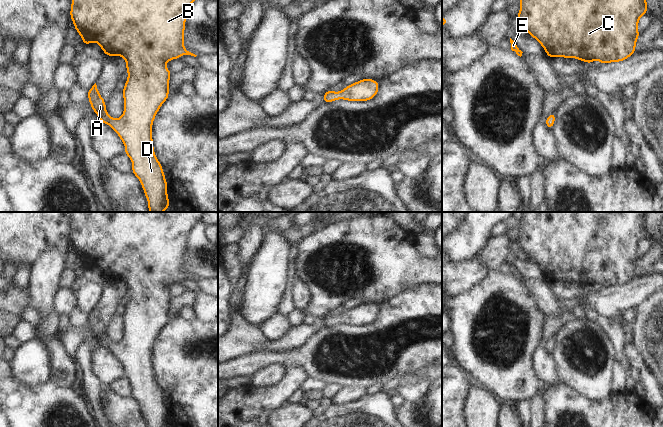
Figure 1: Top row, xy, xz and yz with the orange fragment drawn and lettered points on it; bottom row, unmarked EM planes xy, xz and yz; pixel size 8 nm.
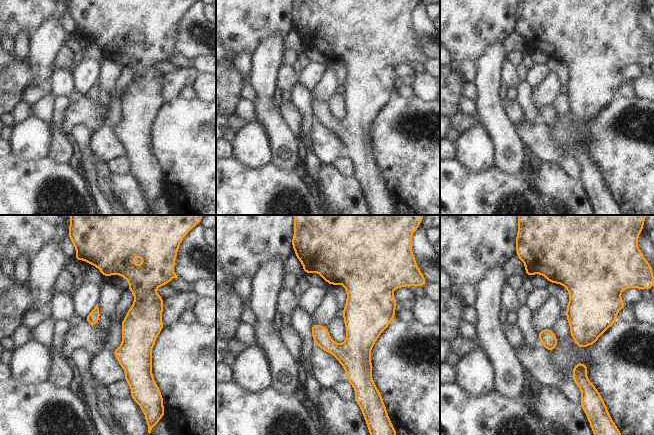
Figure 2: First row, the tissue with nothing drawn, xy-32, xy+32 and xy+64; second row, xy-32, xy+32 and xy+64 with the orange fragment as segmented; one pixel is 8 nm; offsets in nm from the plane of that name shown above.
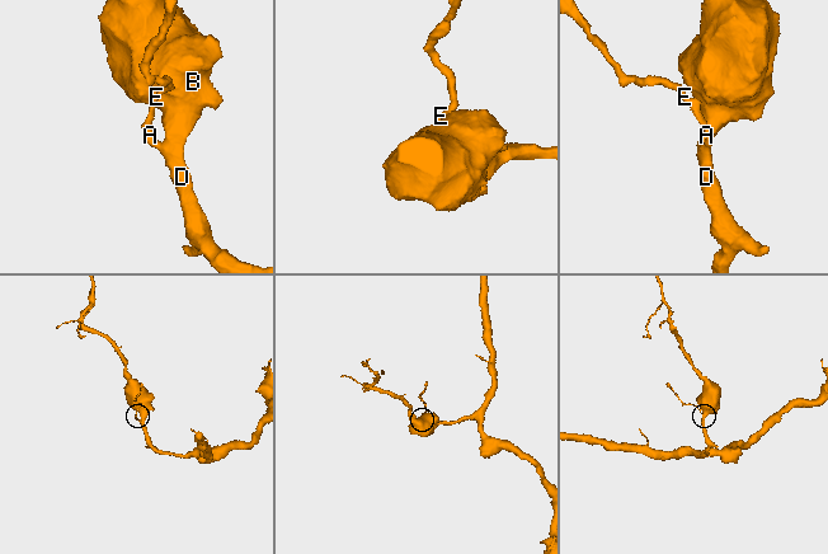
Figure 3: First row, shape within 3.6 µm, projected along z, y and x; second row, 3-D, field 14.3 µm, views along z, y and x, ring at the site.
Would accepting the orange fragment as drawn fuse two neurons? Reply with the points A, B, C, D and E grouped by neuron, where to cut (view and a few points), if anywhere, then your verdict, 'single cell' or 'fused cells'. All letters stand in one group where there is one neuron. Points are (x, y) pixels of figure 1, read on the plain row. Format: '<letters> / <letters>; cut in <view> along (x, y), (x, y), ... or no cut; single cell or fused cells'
A B C D E; no cut; single cell

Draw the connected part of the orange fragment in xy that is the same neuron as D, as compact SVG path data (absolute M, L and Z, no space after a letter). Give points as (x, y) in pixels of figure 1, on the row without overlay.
M72 212L69 238L74 252L82 261L82 267L88 269L96 266L106 280L121 280L126 285L128 302L122 315L124 336L119 343L108 338L105 324L99 318L96 307L87 315L87 319L91 333L98 339L99 345L109 349L122 364L124 377L132 386L131 396L139 403L148 427L170 427L165 398L154 376L151 353L160 331L169 321L172 296L166 292L166 287L178 284L182 279L197 280L185 273L183 265L188 234L203 214L204 212Z

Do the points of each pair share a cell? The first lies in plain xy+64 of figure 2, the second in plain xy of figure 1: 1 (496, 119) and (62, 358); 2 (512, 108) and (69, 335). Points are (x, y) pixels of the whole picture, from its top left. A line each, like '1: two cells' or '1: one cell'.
1: one cell
2: one cell

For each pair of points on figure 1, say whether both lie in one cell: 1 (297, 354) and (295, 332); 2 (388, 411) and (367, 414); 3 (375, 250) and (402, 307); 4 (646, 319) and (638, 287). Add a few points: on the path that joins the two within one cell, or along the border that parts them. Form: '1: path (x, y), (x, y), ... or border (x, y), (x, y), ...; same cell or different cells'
1: border (313, 332), (299, 346), (285, 351), (273, 352); different cells
2: path (383, 411), (372, 414); same cell
3: border (417, 284), (384, 300), (378, 305); different cells
4: border (652, 294), (636, 310); different cells

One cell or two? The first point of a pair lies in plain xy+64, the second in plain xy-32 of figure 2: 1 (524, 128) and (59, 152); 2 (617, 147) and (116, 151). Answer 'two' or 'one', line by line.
1: two
2: two

